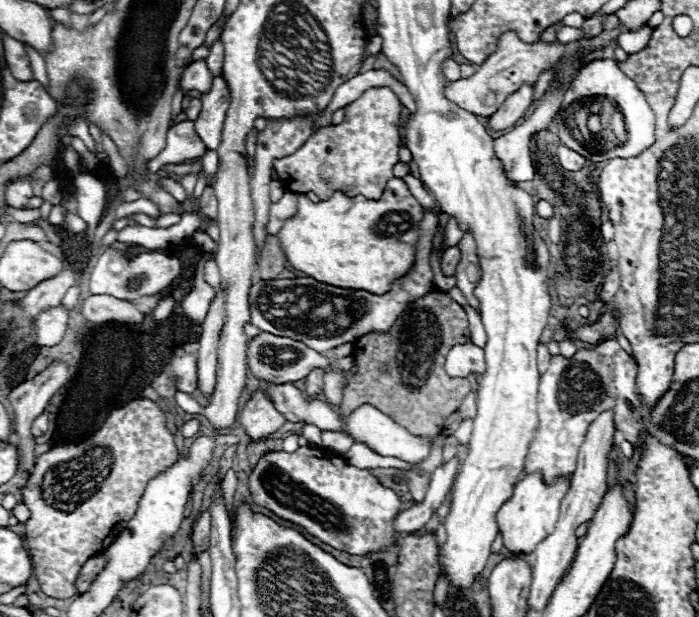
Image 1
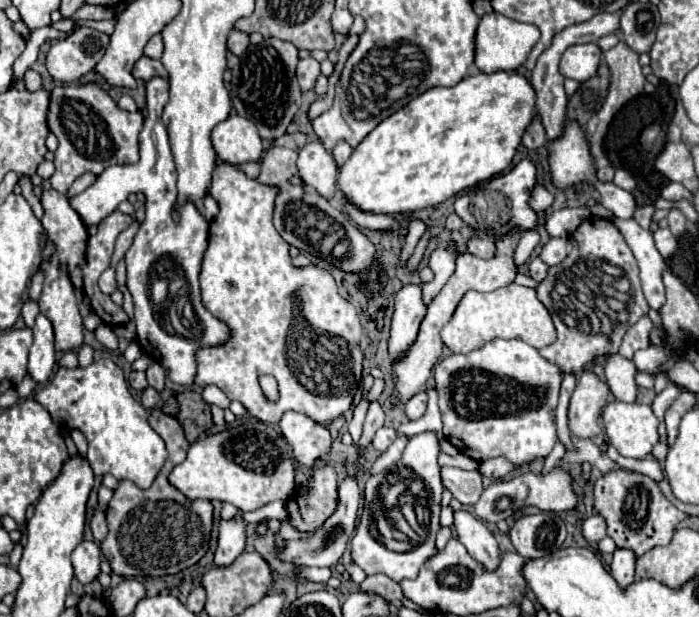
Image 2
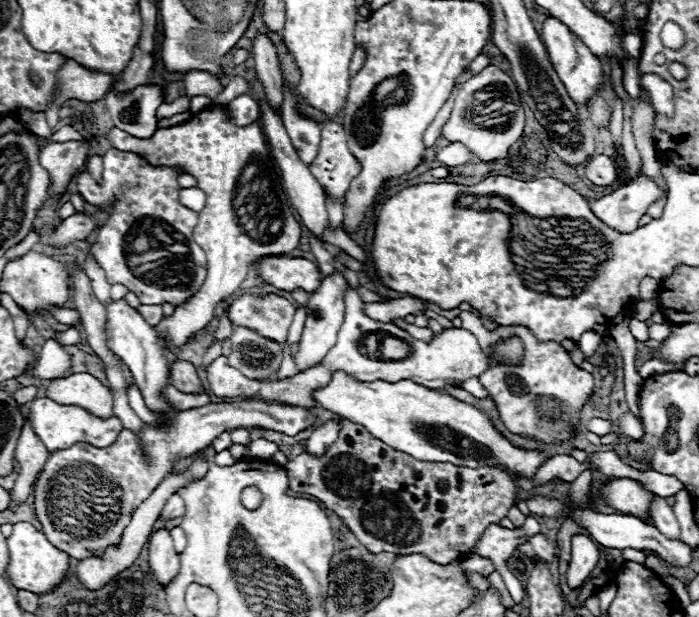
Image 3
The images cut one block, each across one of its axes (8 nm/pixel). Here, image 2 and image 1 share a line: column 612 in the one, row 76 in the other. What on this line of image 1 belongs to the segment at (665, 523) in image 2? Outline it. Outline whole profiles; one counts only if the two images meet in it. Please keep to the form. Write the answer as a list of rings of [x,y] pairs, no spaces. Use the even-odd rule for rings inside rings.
[[[506,32],[498,38],[496,50],[486,58],[486,62],[482,66],[478,66],[476,74],[472,74],[470,78],[450,82],[450,86],[446,90],[446,98],[476,116],[488,118],[522,84],[536,84],[542,70],[554,68],[562,54],[564,54],[564,44],[558,44],[558,42],[546,44],[542,40],[536,40],[534,44],[526,44],[518,38],[516,32]]]

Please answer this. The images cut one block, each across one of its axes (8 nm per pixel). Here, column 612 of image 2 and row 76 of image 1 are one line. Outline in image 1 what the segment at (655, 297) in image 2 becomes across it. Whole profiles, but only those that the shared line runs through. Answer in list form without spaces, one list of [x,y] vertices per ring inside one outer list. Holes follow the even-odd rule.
[[[216,76],[212,82],[212,90],[202,96],[202,112],[198,120],[194,120],[196,134],[206,144],[208,150],[216,150],[222,138],[222,124],[226,110],[230,106],[230,88],[224,76]]]

